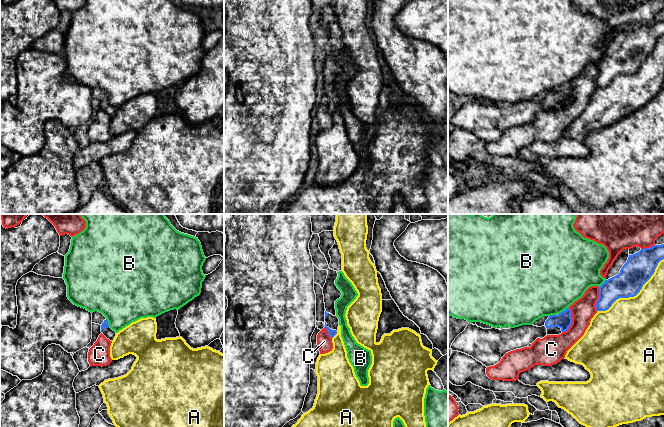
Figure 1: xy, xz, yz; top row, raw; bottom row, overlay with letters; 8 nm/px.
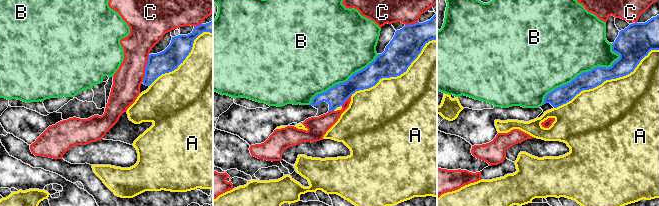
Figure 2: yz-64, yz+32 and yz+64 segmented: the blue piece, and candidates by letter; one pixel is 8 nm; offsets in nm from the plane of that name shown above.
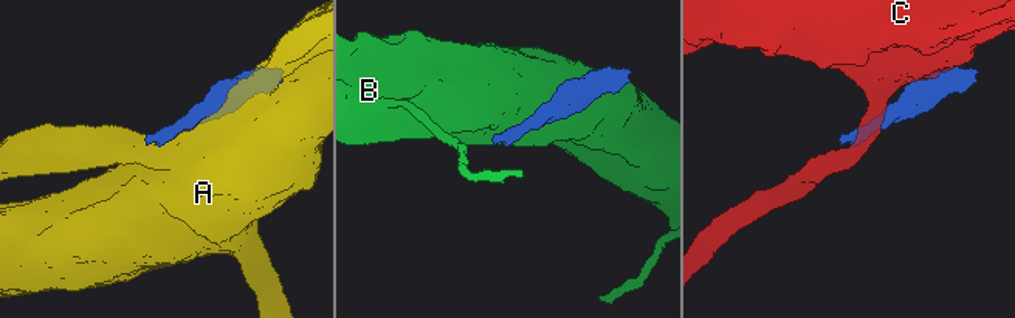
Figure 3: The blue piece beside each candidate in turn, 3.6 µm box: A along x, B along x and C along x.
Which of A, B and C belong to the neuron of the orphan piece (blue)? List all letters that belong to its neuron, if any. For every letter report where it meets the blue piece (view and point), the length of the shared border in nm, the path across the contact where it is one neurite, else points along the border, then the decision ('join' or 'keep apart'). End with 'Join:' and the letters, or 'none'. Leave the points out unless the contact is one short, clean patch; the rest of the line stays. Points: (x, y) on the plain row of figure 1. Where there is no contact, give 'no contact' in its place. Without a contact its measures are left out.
A: yz (634, 71) | 700 nm | keep apart
B: yz (564, 86) | 110 nm | keep apart
C: yz (571, 97) | 220 nm | keep apart
Join: none

